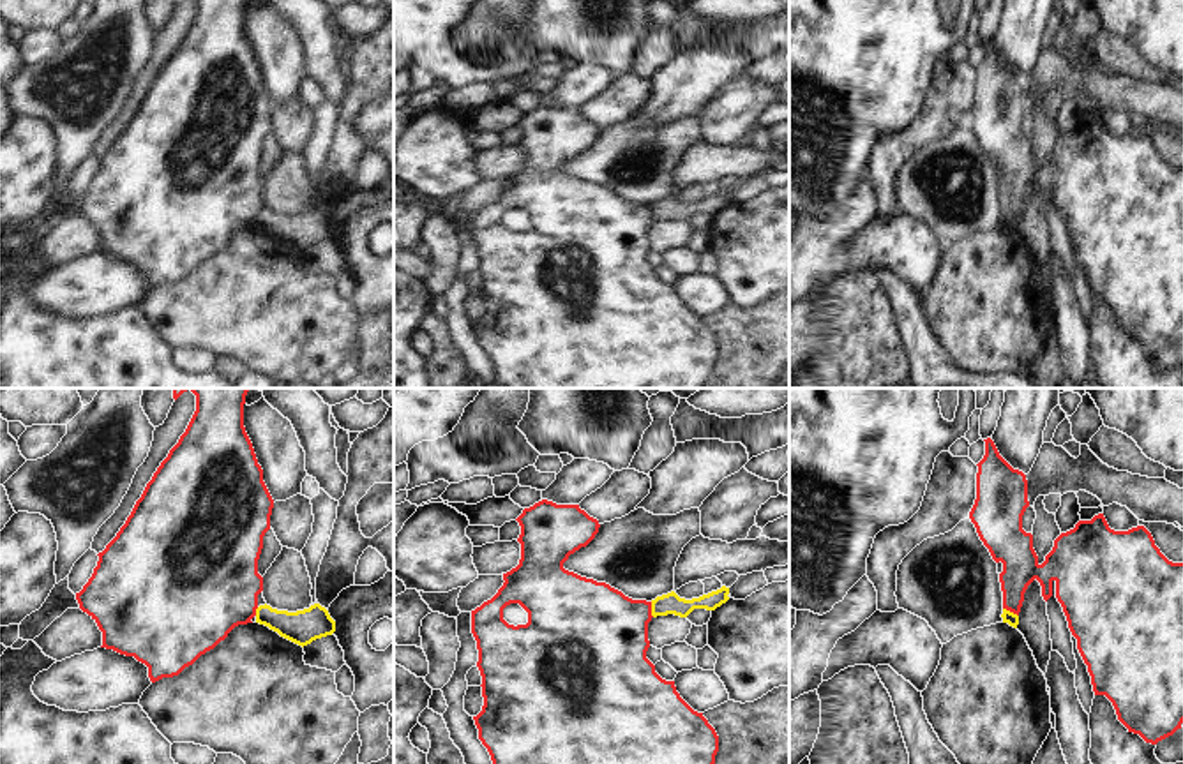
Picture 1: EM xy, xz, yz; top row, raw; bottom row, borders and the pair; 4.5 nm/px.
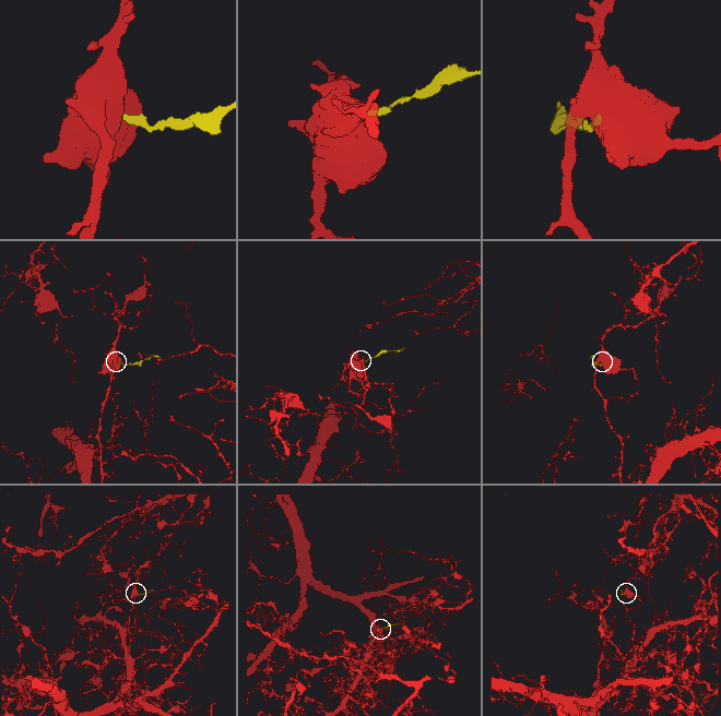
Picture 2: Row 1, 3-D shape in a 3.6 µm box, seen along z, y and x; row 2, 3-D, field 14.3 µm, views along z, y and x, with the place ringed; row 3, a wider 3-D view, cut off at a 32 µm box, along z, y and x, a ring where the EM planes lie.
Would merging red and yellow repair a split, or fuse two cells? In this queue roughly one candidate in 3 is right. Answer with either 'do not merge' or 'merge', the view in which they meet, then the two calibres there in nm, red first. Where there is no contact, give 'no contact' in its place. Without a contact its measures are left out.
do not merge | xz | 420/100 nm

